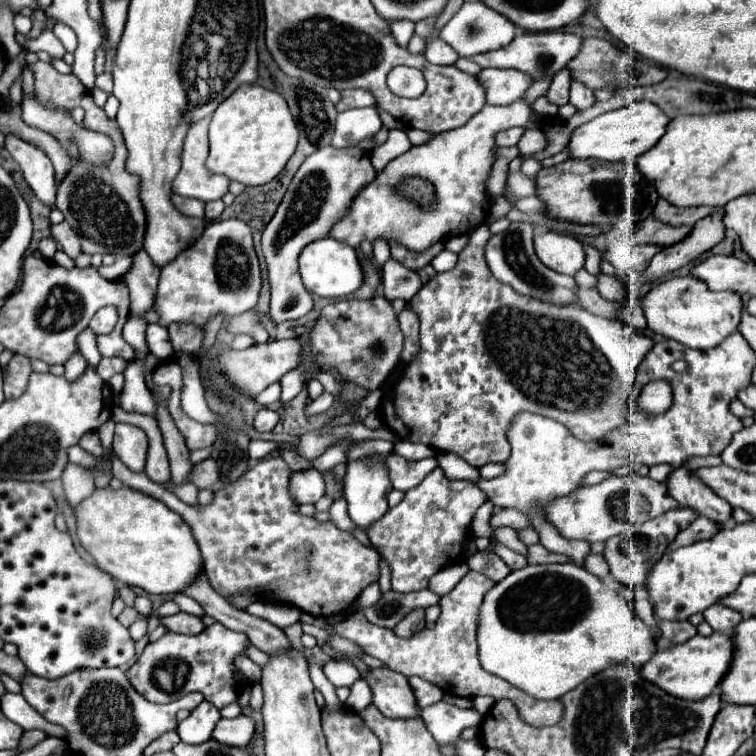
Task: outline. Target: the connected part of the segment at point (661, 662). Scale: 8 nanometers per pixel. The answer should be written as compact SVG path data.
M718 634L712 636L694 636L684 644L672 644L670 648L660 648L644 666L642 674L646 680L656 682L672 696L680 696L682 700L702 700L708 696L726 676L734 658L734 636Z

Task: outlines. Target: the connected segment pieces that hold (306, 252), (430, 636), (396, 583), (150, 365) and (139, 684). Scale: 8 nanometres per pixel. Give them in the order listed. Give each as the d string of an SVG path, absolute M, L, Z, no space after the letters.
M320 238L310 242L298 256L298 272L302 276L304 288L310 294L324 296L324 298L344 298L354 290L358 290L362 284L362 268L356 250L332 238Z
M468 572L458 586L442 596L440 600L440 616L436 620L434 628L424 628L420 630L416 636L408 638L408 640L398 640L396 634L388 628L380 628L374 624L368 624L364 616L354 614L348 620L340 620L340 622L330 622L328 626L342 638L354 642L356 646L360 646L360 650L364 654L370 654L374 658L378 658L380 662L384 662L388 668L392 668L394 672L404 674L406 678L410 676L420 676L432 684L438 684L446 694L454 694L454 696L464 696L464 698L476 698L476 696L492 696L496 700L508 698L514 702L514 706L520 712L520 718L534 726L534 728L542 728L542 726L554 726L562 720L564 716L564 704L560 700L536 700L524 692L520 692L516 686L506 684L506 680L488 674L478 660L478 642L476 642L476 622L478 622L478 612L480 612L480 604L486 596L486 592L490 588L494 588L494 580L488 580L486 576L482 576L480 572Z
M440 468L428 474L416 488L408 490L402 502L384 514L380 524L368 528L370 544L390 566L394 592L426 590L430 578L446 566L462 562L464 542L472 536L472 518L476 510L486 502L486 496L478 492L472 482L448 480Z
M148 354L142 360L128 362L124 370L124 376L126 376L124 390L120 392L120 406L126 412L138 412L138 414L148 414L156 418L156 402L148 392L148 386L144 380L146 372L154 370L156 364L158 364L158 358L152 354Z
M208 626L198 636L184 636L168 630L158 642L146 646L140 660L128 670L128 678L150 702L168 704L188 692L202 692L210 704L222 710L240 696L240 684L236 680L238 668L234 666L234 660L244 656L248 646L250 640L244 632L236 632L226 626Z

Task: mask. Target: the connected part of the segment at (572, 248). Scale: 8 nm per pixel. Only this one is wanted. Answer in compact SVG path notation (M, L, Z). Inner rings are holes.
M558 232L538 234L534 238L534 246L538 258L560 274L574 276L584 266L584 246L572 236Z

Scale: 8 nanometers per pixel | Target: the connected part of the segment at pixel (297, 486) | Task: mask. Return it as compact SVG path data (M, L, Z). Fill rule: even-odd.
M316 470L294 472L290 480L290 492L298 504L316 504L326 494L324 476Z

